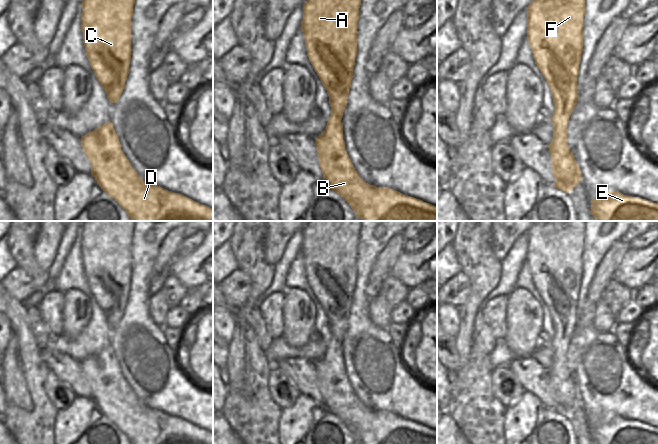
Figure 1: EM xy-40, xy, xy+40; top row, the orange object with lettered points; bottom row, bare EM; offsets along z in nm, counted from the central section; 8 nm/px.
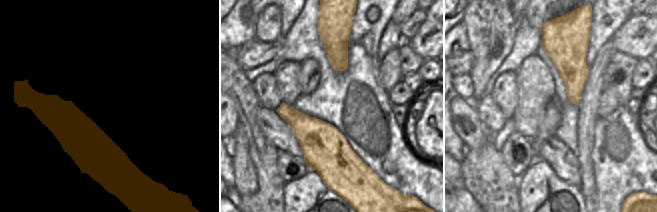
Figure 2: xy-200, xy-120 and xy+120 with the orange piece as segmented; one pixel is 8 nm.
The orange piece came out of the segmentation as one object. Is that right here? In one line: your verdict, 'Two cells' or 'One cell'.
One cell

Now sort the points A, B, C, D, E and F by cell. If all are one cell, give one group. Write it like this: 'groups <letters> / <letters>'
groups A B C D E F

